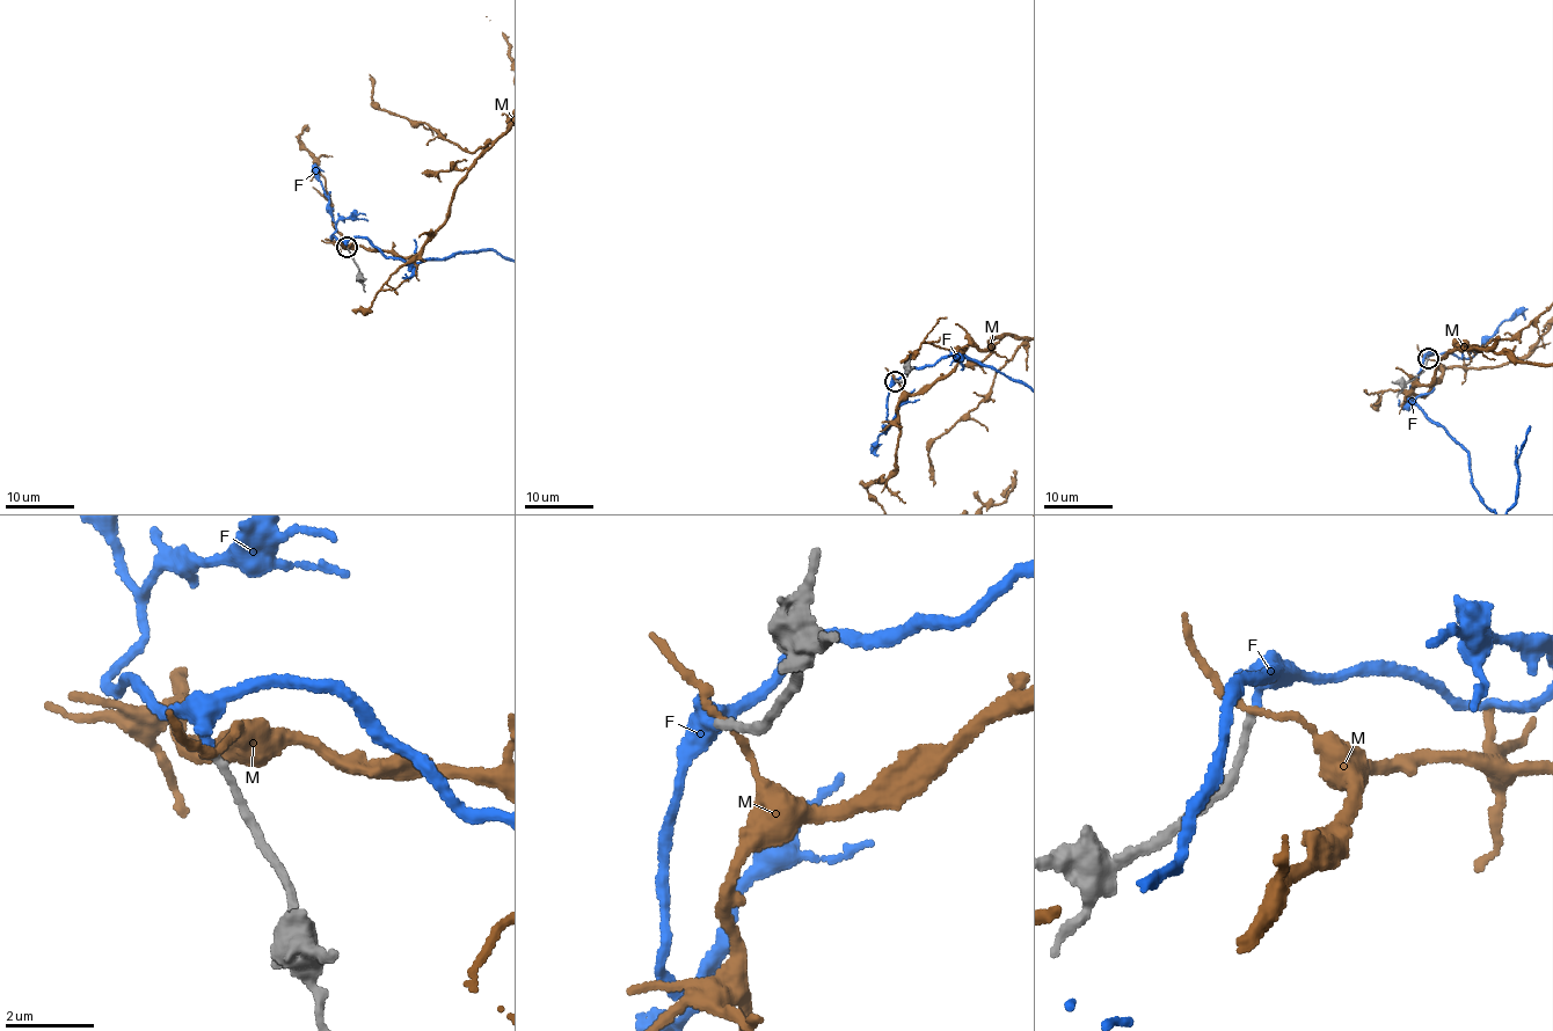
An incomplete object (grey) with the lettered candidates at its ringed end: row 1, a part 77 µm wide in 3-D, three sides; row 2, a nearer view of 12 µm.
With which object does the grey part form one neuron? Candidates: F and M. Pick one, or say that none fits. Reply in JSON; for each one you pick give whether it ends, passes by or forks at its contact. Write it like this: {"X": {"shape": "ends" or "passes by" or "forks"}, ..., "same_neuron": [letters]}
{"F": {"shape": "passes by"}, "same_neuron": ["F"]}

